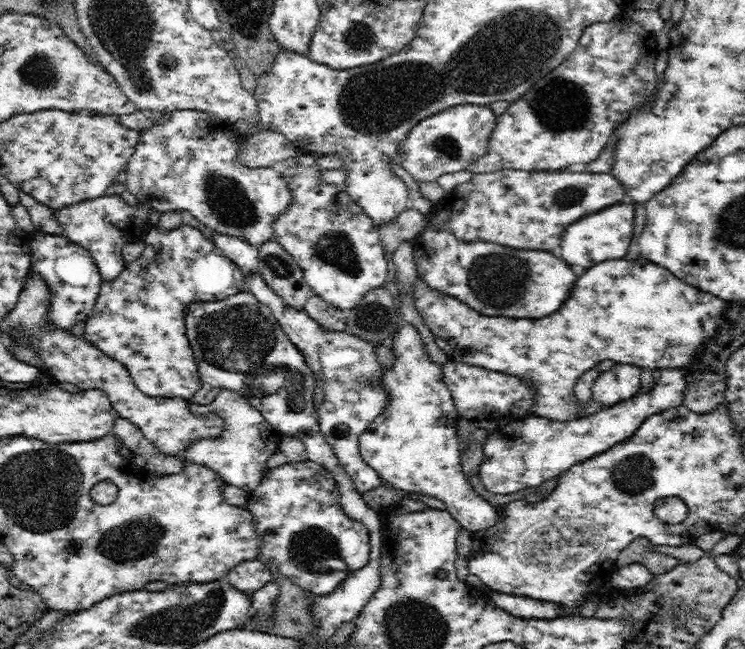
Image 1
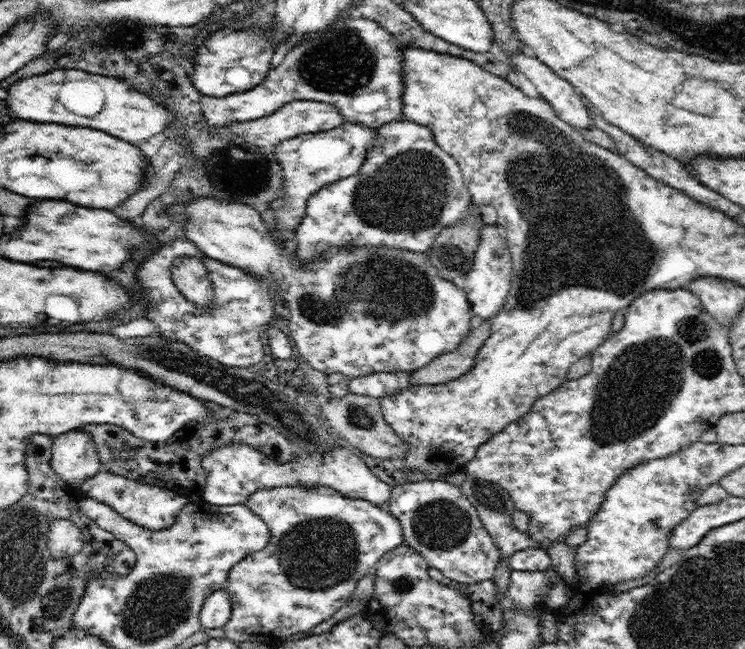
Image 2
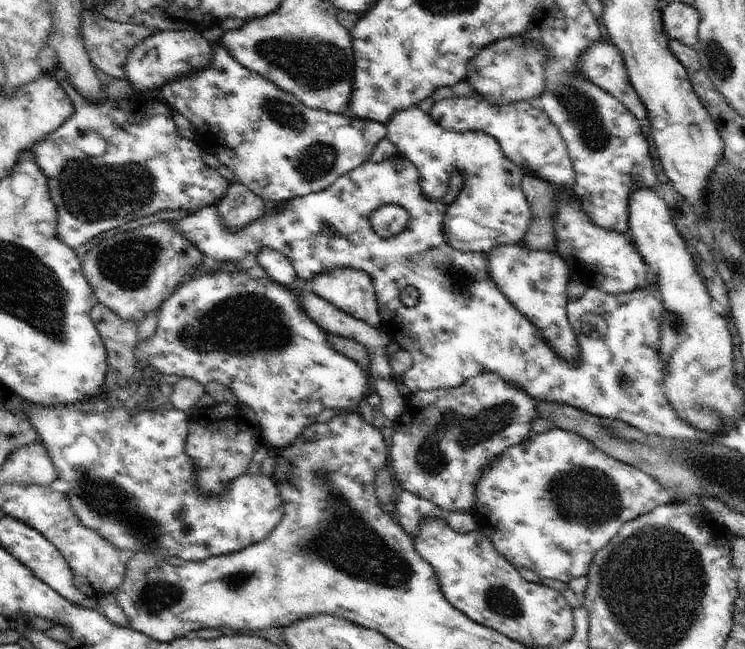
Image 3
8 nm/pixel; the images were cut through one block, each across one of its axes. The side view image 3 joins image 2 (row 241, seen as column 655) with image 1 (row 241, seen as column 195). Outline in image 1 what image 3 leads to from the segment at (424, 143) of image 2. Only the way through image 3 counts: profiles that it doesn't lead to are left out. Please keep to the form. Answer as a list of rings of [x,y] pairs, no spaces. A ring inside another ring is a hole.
[[[213,232],[211,239],[222,253],[232,259],[236,266],[240,267],[245,280],[248,280],[248,276],[258,270],[259,246],[252,246],[248,244],[247,240],[237,236],[216,232]]]

